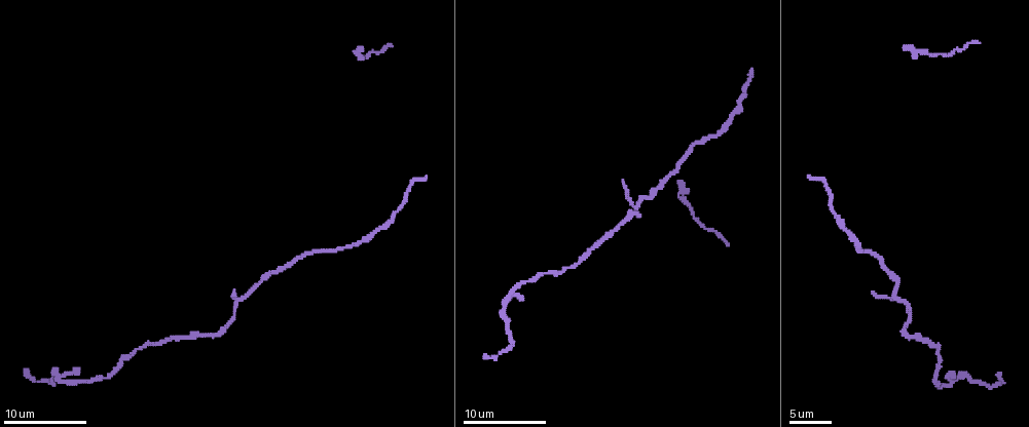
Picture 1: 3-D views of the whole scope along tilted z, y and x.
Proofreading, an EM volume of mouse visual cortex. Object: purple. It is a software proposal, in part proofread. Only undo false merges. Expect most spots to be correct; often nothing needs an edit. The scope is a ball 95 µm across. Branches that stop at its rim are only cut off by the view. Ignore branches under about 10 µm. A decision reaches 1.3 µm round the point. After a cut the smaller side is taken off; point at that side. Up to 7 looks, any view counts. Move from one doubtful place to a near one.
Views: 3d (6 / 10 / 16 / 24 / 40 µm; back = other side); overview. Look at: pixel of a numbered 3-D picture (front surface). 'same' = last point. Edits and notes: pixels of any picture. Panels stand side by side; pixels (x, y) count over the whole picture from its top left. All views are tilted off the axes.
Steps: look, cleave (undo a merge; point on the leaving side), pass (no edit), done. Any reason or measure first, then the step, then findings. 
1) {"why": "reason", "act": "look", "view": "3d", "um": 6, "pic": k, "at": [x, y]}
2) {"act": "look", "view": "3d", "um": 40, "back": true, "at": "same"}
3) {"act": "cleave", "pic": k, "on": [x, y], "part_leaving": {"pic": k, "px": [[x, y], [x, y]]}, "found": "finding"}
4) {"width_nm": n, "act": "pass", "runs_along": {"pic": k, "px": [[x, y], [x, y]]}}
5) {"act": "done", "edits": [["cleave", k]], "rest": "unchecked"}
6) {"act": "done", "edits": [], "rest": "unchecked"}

{"why": "thick turns thin", "act": "look", "view": "3d", "um": 10, "pic": 1, "at": [235, 305]}

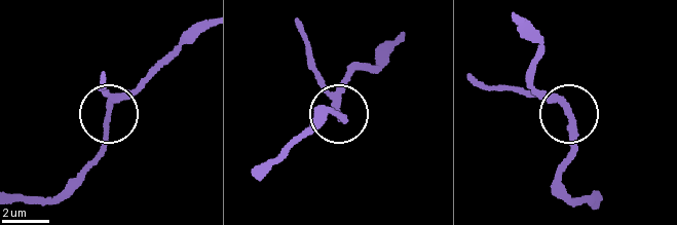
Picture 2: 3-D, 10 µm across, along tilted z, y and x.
{"act": "pass", "runs_along": {"pic": 2, "px": [[518, 16], [536, 46], [534, 82], [564, 113], [568, 164]]}, "found": "all the same neuron"}

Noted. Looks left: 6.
{"why": "calibre changes", "act": "look", "view": "3d", "um": 16, "pic": 1, "at": [563, 271]}

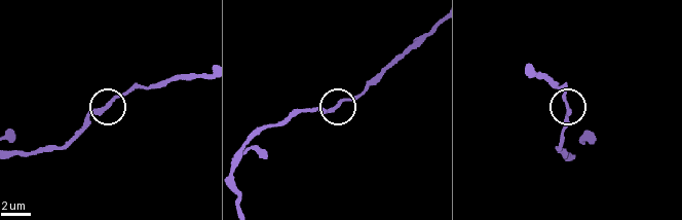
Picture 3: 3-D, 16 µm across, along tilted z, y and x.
{"act": "pass", "runs_along": {"pic": 3, "px": [[202, 74], [124, 92], [73, 136]]}, "found": "all the same neuron"}

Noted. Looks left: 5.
{"why": "narrows sharply", "act": "look", "view": "3d", "um": 10, "pic": 1, "at": [188, 338]}

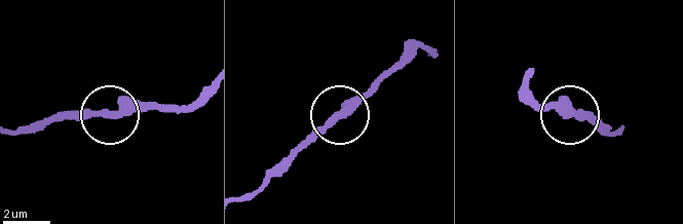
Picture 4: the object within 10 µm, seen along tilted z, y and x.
{"act": "pass", "runs_along": {"pic": 4, "px": [[207, 85], [173, 109], [47, 116]]}, "found": "one neuron here"}

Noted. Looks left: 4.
{"why": "thin neck", "act": "look", "view": "3d", "um": 6, "pic": 1, "at": [688, 190]}

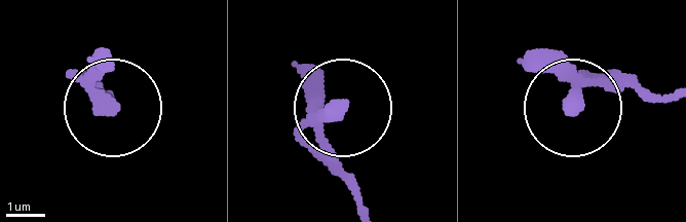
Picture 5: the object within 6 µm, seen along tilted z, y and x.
{"act": "pass", "found": "continuous, no second neuron"}

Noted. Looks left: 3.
{"act": "done", "edits": [], "rest": "unchecked"}

